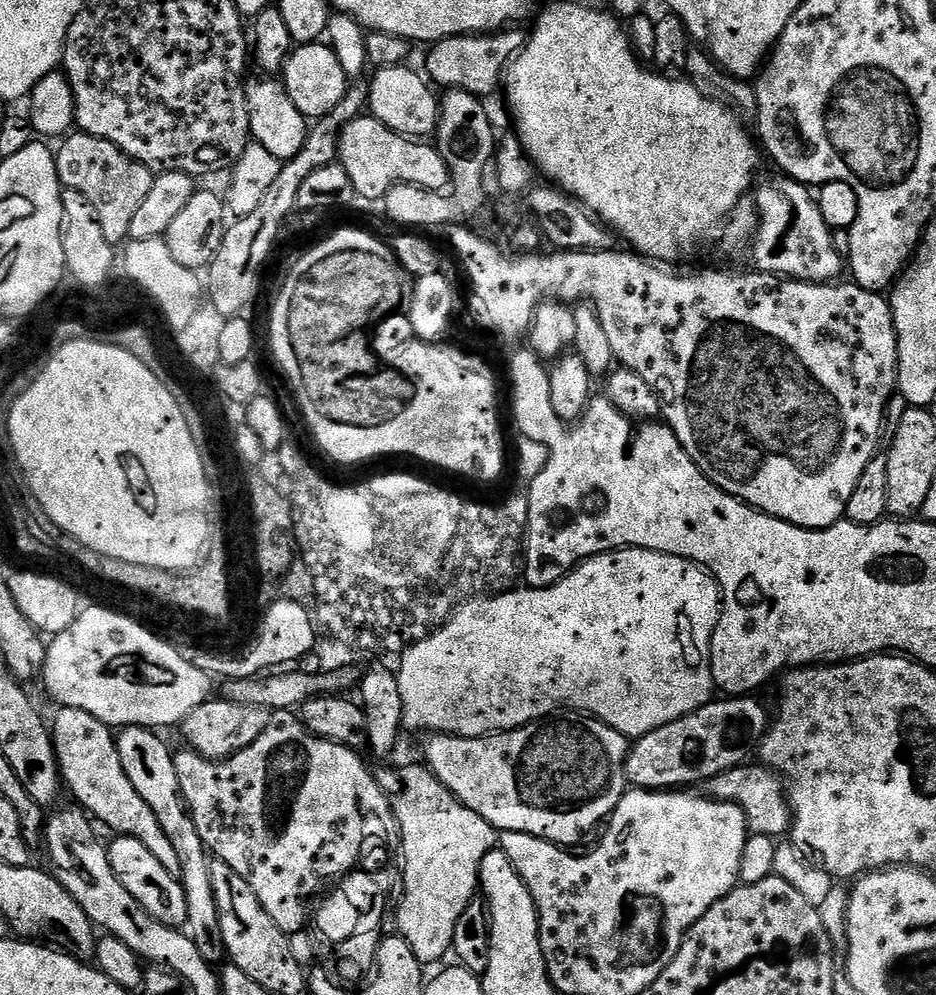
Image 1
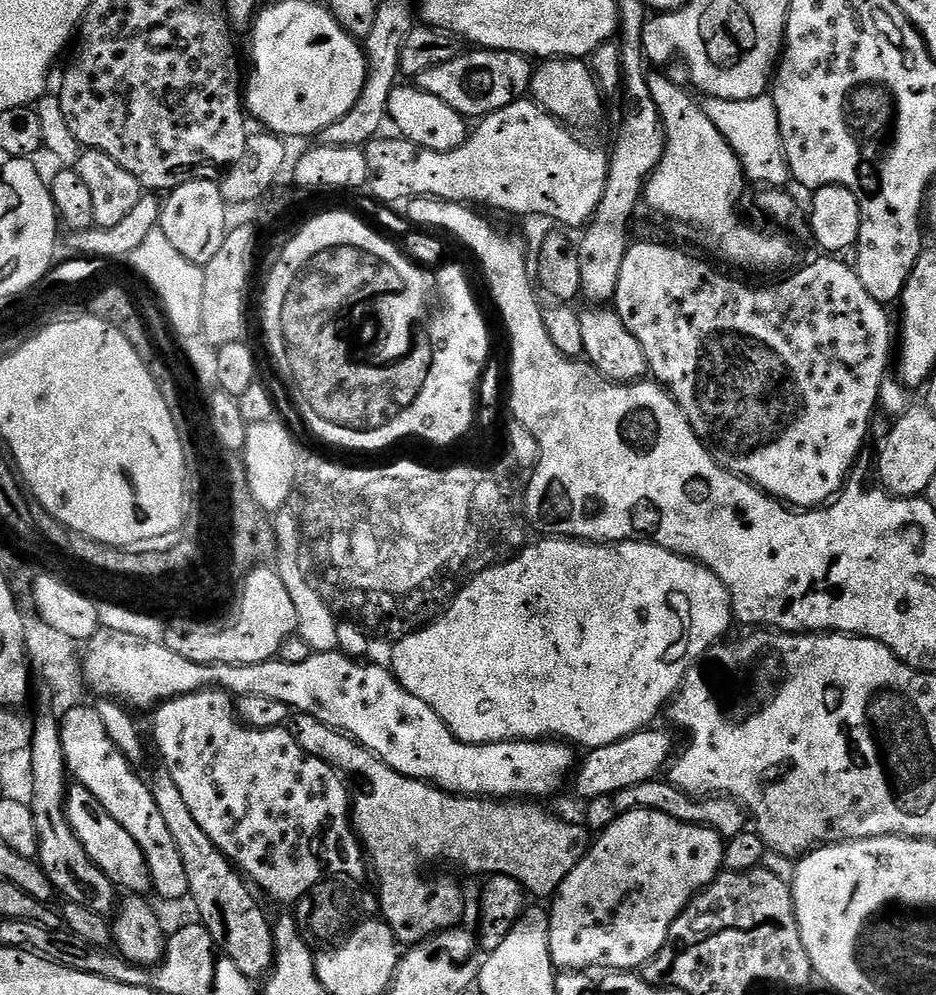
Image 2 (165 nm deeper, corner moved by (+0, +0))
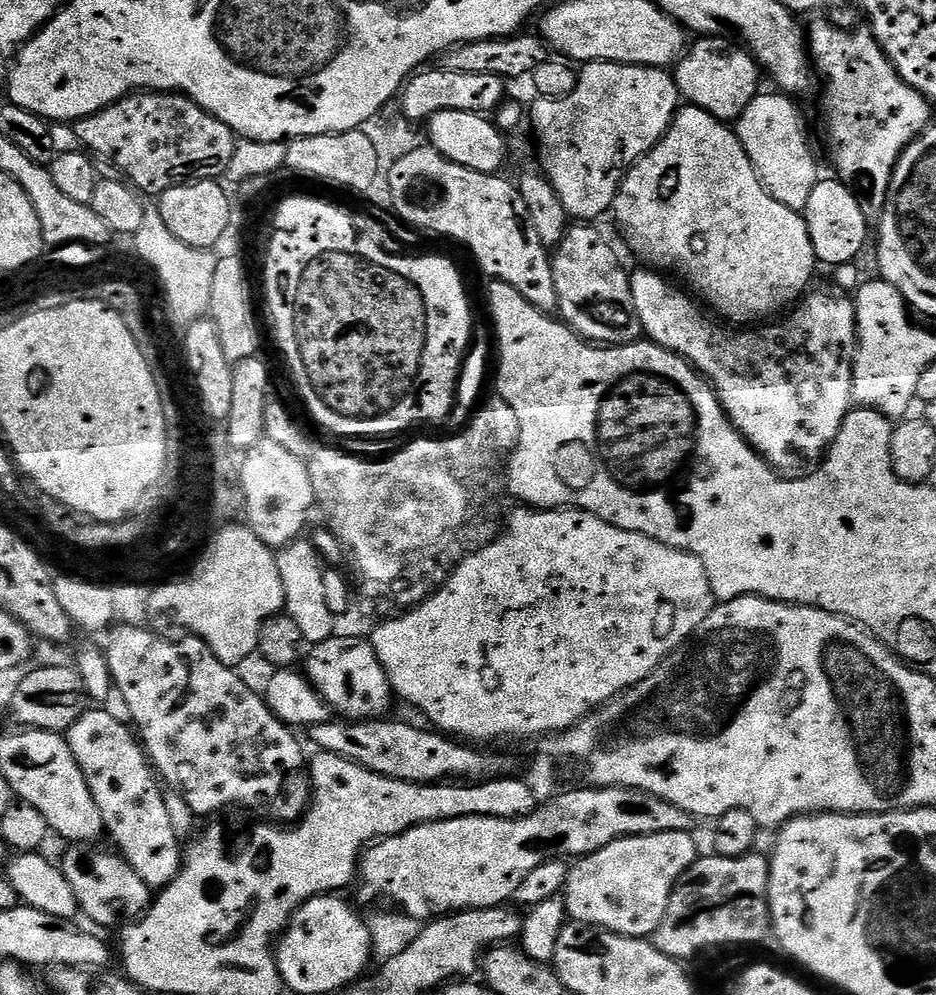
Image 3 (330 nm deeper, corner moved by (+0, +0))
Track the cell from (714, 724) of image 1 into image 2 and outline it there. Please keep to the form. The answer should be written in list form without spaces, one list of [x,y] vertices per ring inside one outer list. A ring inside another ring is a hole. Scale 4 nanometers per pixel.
[[[649,727],[643,732],[622,738],[608,746],[593,748],[588,756],[579,761],[576,776],[576,788],[587,798],[611,795],[624,788],[641,784],[647,780],[657,779],[660,767],[673,759],[672,736],[664,728]],[[669,759],[669,760],[668,760]],[[668,760],[668,761],[667,761]],[[580,772],[580,773],[579,773]]]

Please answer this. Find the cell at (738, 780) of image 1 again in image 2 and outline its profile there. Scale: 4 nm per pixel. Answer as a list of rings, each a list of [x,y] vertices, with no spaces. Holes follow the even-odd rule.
[[[663,778],[647,780],[611,795],[595,797],[589,803],[592,805],[588,808],[589,822],[587,821],[587,823],[593,829],[596,827],[596,830],[603,830],[621,812],[630,812],[634,808],[649,808],[652,812],[661,812],[670,818],[678,818],[687,824],[702,824],[706,828],[712,828],[721,838],[737,836],[739,832],[745,831],[744,816],[746,820],[746,812],[739,800],[728,794],[708,794],[703,798],[697,798],[693,793],[684,792],[667,779],[664,780]]]

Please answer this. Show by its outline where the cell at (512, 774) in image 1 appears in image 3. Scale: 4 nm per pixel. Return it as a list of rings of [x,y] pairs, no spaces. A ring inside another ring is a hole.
[[[335,634],[315,645],[311,651],[306,656],[308,681],[337,717],[363,721],[389,715],[388,707],[394,701],[392,683],[388,680],[388,671],[382,666],[371,639],[359,640],[356,636]]]

